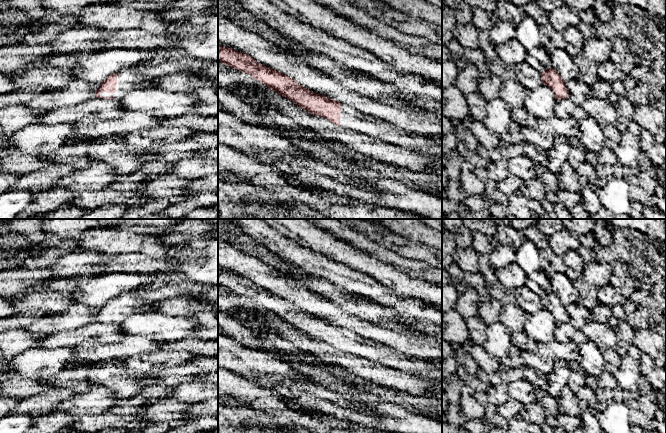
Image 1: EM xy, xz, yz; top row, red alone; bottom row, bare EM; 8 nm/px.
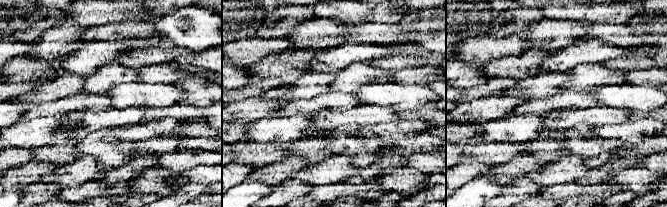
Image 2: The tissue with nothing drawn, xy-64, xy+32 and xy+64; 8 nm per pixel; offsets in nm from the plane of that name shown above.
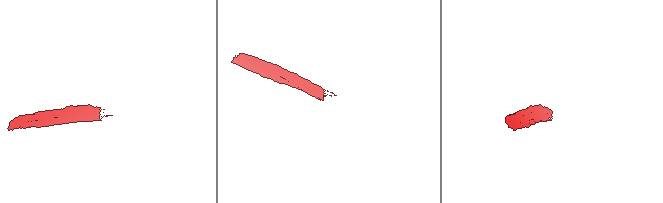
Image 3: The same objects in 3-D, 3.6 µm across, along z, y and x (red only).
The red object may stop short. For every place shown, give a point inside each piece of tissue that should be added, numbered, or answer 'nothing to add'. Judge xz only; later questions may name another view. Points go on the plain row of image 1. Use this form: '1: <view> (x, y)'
1: xz (352, 343)

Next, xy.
1: xy (127, 305)

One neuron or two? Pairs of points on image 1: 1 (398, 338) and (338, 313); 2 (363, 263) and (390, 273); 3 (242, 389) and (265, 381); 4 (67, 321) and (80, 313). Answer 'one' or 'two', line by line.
1: one
2: one
3: two
4: one

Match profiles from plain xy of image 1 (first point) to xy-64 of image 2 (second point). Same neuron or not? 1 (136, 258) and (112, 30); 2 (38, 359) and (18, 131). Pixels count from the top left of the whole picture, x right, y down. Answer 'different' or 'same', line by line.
1: same
2: same

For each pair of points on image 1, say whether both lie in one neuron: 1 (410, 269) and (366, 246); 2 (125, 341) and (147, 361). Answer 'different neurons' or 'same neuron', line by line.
1: same neuron
2: different neurons

